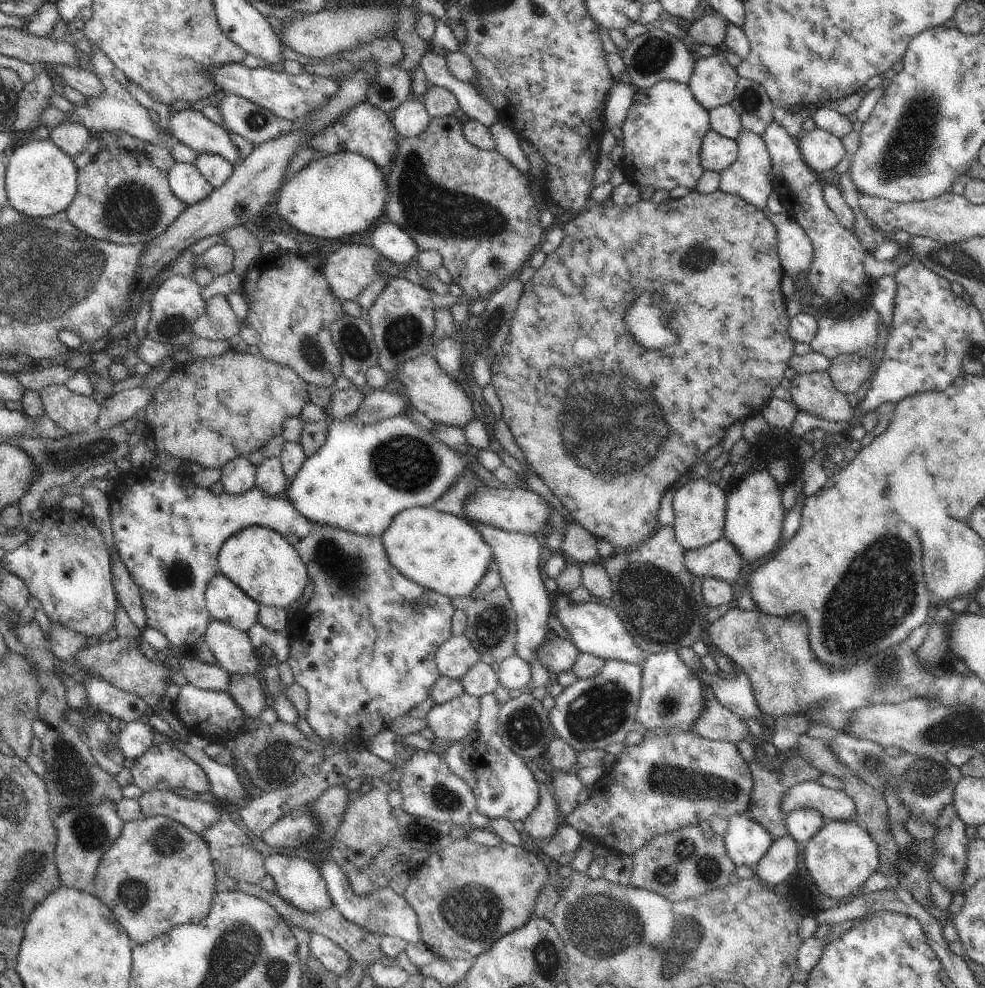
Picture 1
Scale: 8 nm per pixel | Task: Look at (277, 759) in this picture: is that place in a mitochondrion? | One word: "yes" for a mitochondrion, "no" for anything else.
yes

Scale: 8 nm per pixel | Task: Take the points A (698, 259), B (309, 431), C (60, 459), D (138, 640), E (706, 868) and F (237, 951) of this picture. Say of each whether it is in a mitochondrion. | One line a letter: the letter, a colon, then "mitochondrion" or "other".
A: mitochondrion
B: other
C: mitochondrion
D: other
E: mitochondrion
F: mitochondrion

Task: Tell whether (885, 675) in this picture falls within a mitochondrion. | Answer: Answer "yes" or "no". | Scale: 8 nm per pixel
yes

